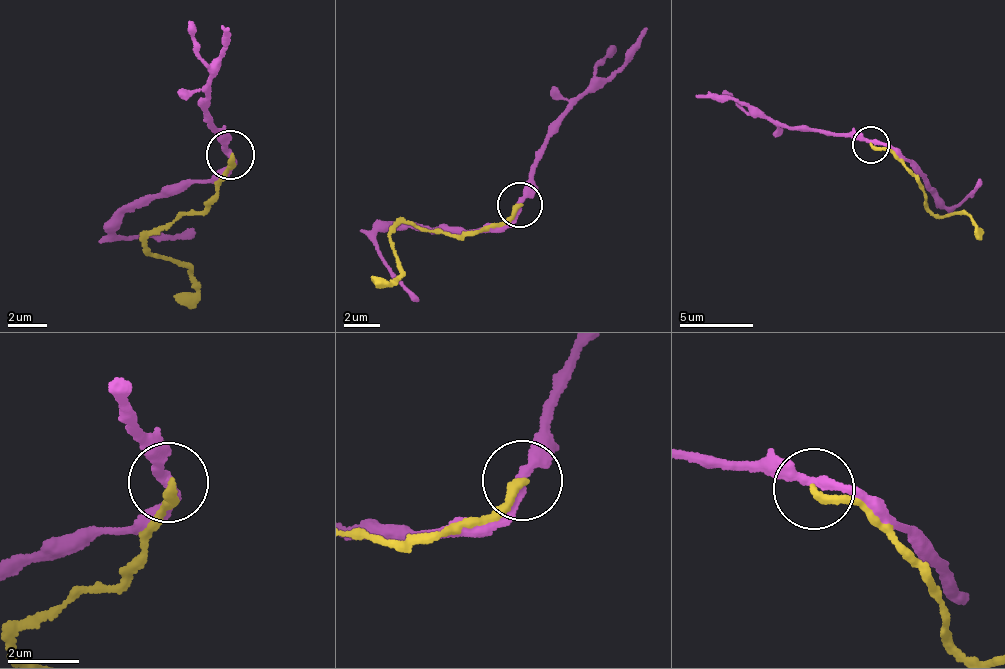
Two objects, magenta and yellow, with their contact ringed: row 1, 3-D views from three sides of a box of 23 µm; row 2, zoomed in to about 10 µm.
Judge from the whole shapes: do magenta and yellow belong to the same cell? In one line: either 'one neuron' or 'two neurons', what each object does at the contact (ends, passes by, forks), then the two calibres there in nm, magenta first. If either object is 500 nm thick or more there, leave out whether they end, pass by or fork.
two neurons | magenta passes by | yellow ends | 240/240 nm

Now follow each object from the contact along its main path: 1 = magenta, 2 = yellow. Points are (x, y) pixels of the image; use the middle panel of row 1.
1: (517, 206), (508, 224), (450, 235), (419, 228), (378, 235), (382, 265), (419, 302)
2: (521, 205), (479, 231), (436, 233), (401, 223), (389, 235), (398, 271), (375, 285)

